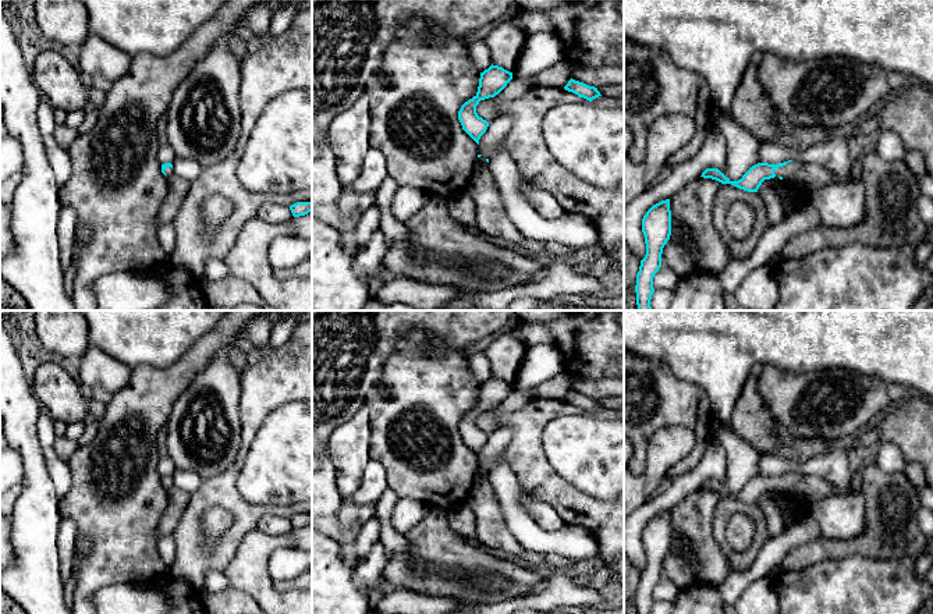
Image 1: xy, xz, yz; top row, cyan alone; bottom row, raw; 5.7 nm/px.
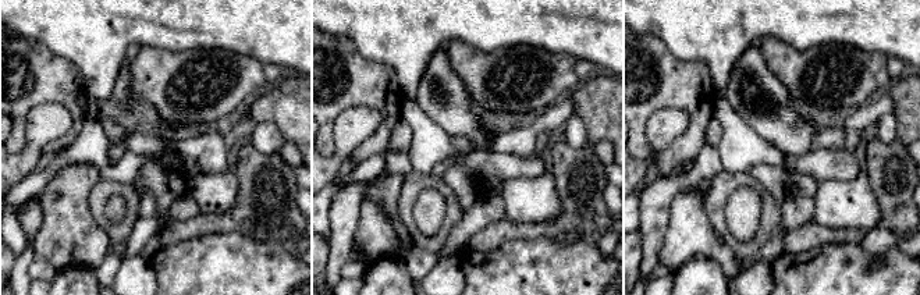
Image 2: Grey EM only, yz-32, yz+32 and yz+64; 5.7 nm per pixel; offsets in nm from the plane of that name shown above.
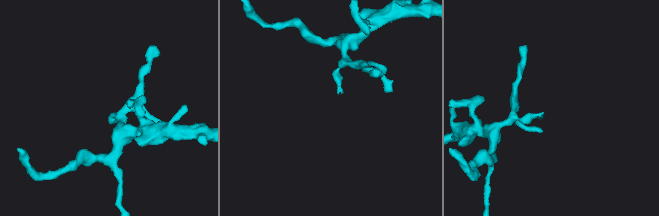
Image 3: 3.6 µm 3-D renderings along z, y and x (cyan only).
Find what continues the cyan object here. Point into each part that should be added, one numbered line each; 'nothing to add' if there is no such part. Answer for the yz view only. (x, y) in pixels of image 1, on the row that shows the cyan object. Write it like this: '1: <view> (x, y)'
1: yz (808, 176)

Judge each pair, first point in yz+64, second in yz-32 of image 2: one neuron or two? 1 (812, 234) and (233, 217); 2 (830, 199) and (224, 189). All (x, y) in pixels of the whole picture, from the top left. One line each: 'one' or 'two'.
1: one
2: one

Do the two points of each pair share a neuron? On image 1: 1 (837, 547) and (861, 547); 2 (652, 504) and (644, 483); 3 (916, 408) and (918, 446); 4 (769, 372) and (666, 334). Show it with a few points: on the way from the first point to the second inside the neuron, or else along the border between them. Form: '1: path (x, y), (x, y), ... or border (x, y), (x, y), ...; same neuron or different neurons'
1: path (843, 547), (855, 547); same neuron
2: border (653, 496), (638, 507); different neurons
3: path (916, 418), (918, 436); same neuron
4: border (763, 365), (776, 365), (795, 373); different neurons

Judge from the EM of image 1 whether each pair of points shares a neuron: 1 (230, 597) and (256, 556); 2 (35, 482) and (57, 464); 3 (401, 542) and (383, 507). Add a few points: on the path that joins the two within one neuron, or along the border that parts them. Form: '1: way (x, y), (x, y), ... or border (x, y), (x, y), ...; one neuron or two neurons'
1: border (229, 586), (245, 591), (255, 599); two neurons
2: border (38, 439), (46, 471), (59, 500); two neurons
3: way (393, 535), (386, 528), (385, 515); one neuron

